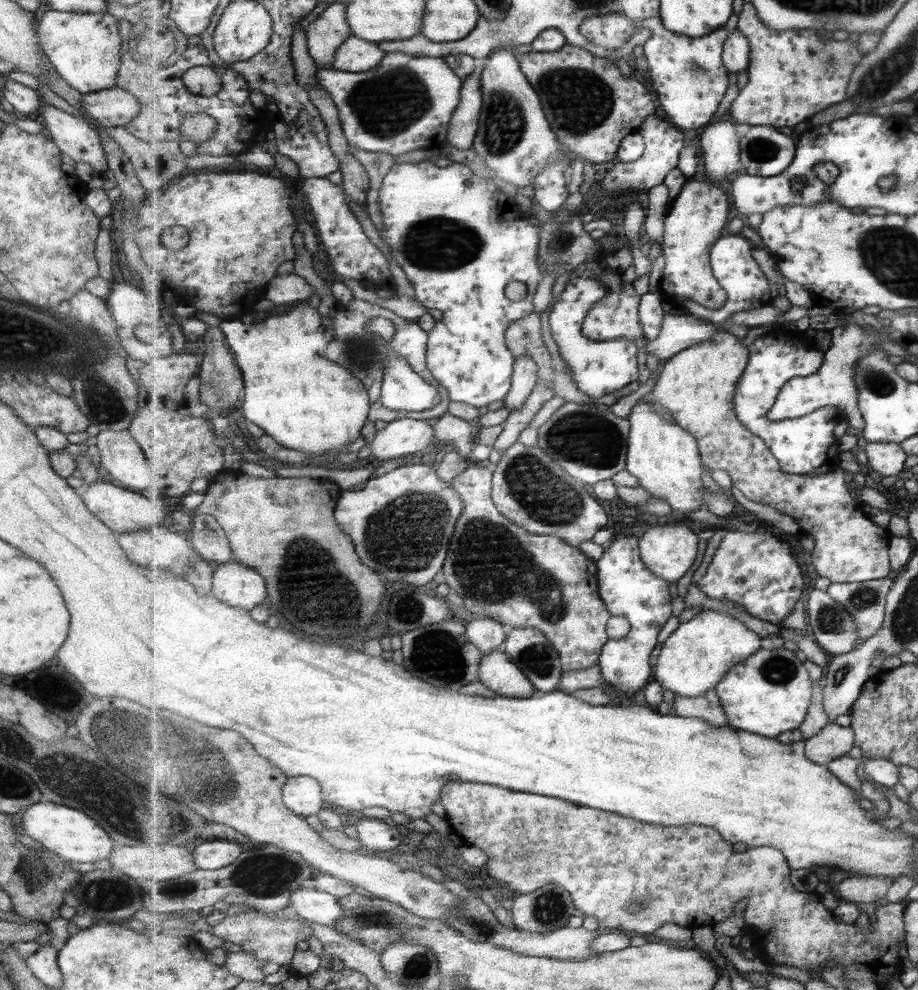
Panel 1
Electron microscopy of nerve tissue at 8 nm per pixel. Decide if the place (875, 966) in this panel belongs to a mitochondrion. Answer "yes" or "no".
no

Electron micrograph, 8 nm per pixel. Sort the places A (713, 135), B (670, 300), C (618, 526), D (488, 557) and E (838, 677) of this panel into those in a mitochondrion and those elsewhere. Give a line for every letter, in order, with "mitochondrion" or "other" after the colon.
A: other
B: other
C: other
D: mitochondrion
E: mitochondrion

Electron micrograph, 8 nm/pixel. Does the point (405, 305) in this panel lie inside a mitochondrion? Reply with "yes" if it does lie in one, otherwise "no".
no

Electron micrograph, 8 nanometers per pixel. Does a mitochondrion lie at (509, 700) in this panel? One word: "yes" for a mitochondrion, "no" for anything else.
no

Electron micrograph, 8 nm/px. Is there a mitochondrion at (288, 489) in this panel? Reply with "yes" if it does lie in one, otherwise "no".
no

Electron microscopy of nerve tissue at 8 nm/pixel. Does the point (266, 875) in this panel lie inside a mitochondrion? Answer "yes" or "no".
yes

